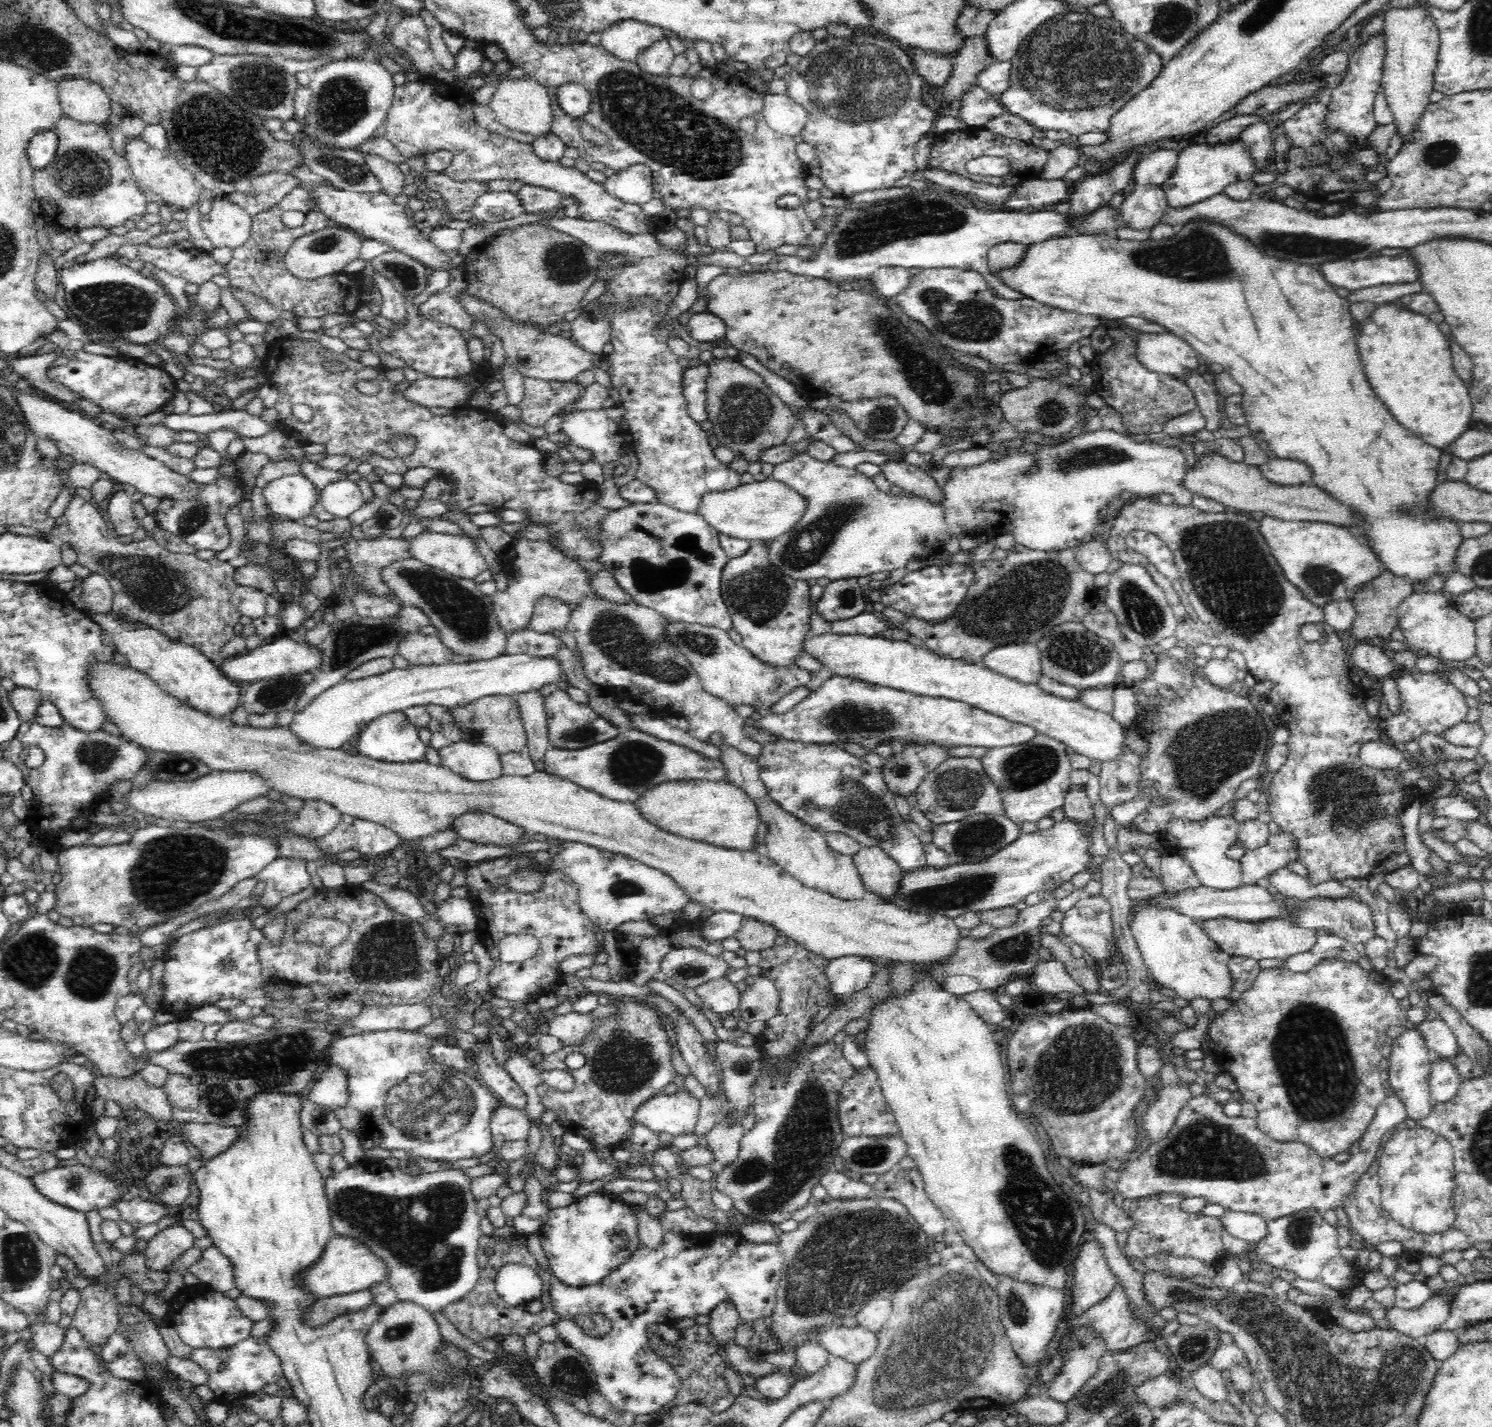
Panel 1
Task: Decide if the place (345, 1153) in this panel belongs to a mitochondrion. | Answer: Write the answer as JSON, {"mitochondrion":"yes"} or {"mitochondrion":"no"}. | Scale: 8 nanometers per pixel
{"mitochondrion":"no"}

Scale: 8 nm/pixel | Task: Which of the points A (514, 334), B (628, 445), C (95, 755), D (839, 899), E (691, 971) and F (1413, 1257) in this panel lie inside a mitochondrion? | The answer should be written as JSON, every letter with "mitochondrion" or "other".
{"A":"other","B":"other","C":"mitochondrion","D":"other","E":"mitochondrion","F":"other"}

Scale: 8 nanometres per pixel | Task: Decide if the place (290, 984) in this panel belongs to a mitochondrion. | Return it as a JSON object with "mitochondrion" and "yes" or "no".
{"mitochondrion":"no"}

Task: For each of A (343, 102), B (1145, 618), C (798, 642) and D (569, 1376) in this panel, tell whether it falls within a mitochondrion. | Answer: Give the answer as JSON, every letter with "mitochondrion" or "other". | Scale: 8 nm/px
{"A":"mitochondrion","B":"mitochondrion","C":"other","D":"mitochondrion"}

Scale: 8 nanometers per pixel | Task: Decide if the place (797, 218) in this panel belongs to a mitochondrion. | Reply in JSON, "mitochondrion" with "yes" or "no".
{"mitochondrion":"no"}

